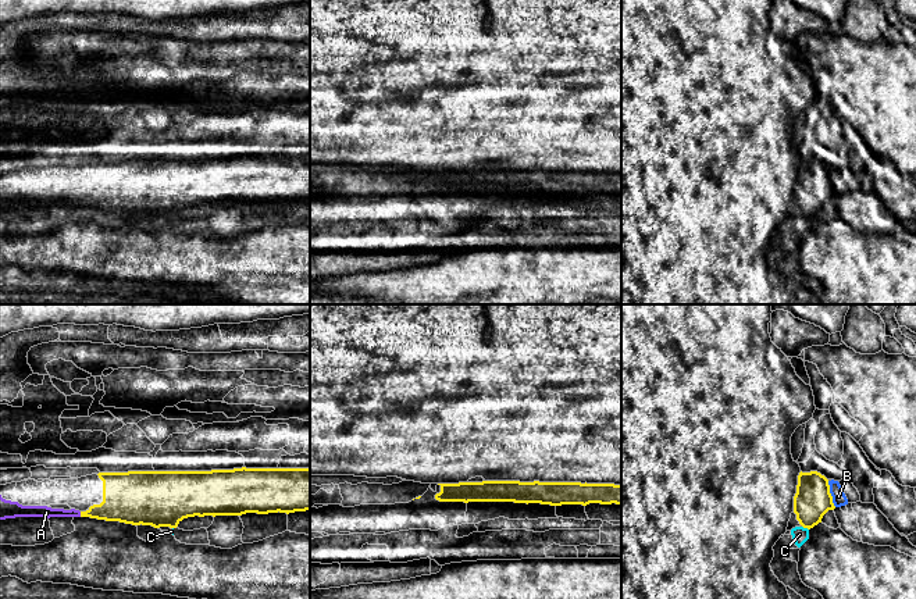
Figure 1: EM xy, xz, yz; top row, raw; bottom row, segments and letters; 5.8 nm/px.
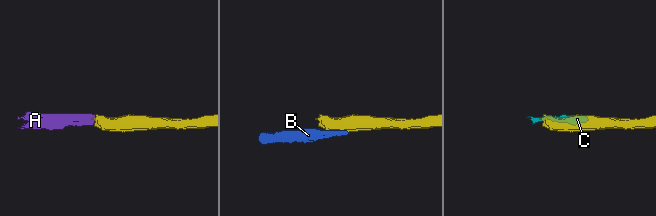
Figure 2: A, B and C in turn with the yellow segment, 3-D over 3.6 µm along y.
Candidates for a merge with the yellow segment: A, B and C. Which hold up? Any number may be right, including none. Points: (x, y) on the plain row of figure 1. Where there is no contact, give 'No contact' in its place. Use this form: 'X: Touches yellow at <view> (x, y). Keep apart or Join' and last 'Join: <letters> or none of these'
A: Touches yellow at xy (81, 203). Join
B: Touches yellow at yz (830, 182). Keep apart
C: Touches yellow at yz (805, 216). Keep apart
Join: A

